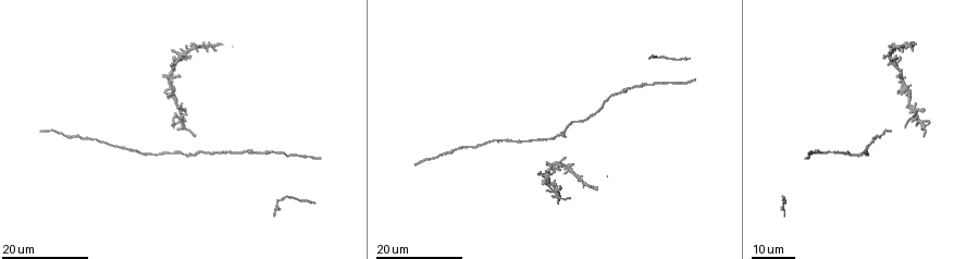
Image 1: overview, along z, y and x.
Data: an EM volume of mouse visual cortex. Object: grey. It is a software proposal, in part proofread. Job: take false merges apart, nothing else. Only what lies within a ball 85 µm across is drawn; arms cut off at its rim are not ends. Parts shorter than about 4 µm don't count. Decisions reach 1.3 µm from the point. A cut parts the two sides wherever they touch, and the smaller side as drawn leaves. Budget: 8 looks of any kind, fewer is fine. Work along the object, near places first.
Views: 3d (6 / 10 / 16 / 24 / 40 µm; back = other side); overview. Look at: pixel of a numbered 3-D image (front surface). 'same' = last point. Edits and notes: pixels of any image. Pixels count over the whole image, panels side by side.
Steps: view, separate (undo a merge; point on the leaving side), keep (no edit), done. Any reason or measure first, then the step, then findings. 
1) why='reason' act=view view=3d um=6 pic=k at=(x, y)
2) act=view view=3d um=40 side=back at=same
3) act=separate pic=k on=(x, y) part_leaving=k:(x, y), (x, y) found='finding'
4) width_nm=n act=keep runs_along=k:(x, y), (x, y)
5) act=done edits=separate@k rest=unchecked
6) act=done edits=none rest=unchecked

why='four or more arms meet' act=view view=3d um=16 pic=1 at=(917, 119)

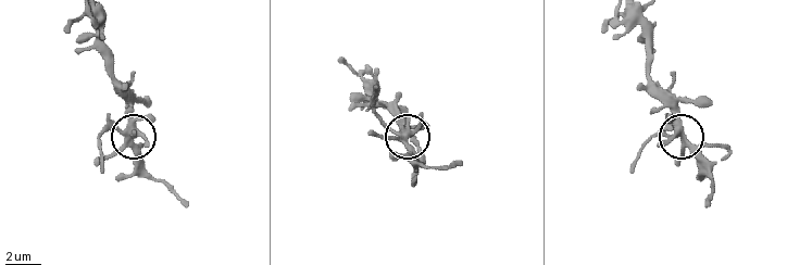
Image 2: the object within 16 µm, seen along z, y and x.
why='zoom in' act=view view=3d um=10 pic=2 at=(406, 140)

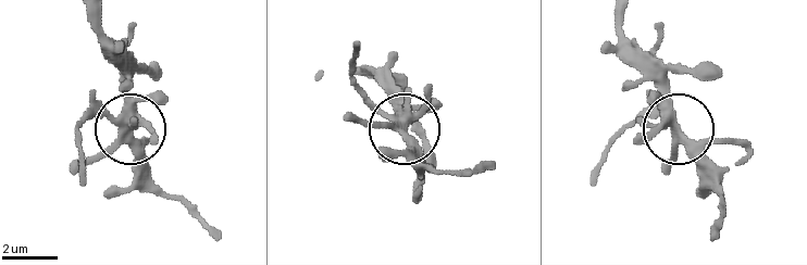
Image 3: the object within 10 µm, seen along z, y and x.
act=keep found='one cell here'

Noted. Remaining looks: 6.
why='thick turns thin' act=view view=3d um=24 pic=1 at=(170, 73)

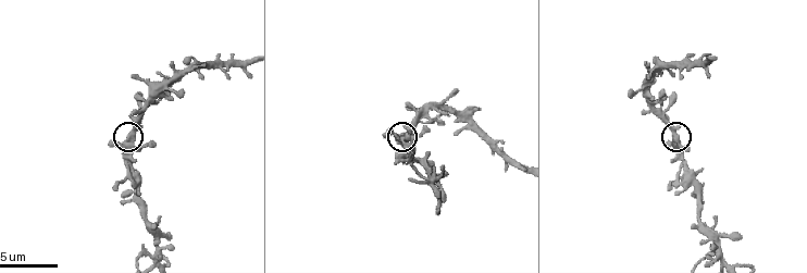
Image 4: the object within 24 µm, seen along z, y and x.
act=view view=3d um=6 pic=4 at=(134, 139)

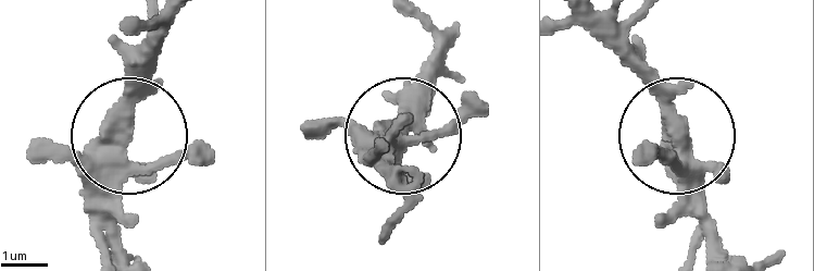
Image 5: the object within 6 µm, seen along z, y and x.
width_nm=410 act=keep found='one cell here'

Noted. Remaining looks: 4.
why='thick turns thin' act=view view=3d um=24 pic=1 at=(256, 154)

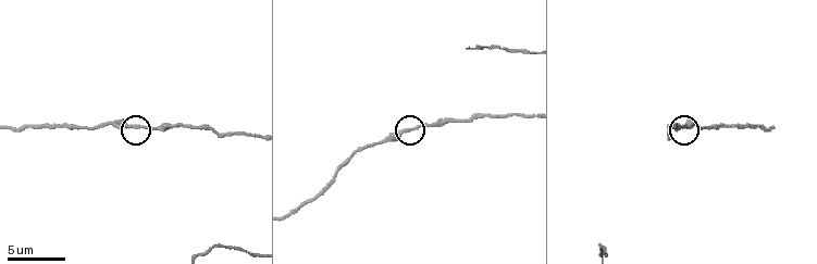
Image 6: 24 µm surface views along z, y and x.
act=view view=3d um=6 pic=6 at=(407, 128)

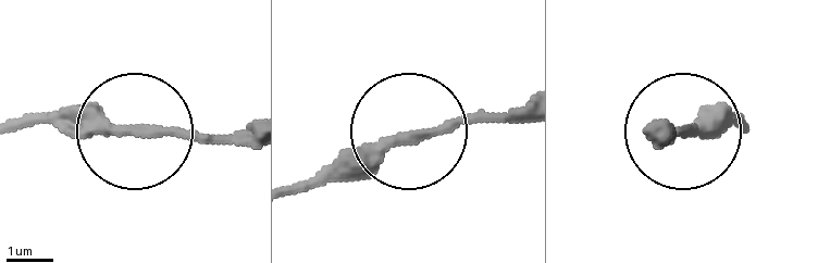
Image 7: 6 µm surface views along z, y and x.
act=keep runs_along=7:(748, 128), (721, 116), (674, 140) found='all the same cell'

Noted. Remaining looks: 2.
why='side arm on a straight run' act=view view=3d um=24 pic=1 at=(559, 132)

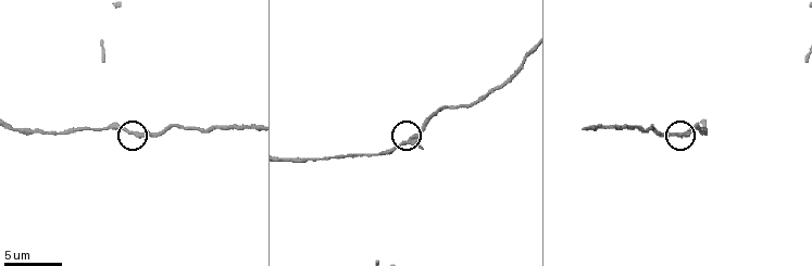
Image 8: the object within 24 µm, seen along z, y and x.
act=view view=3d um=6 pic=8 at=(133, 131)

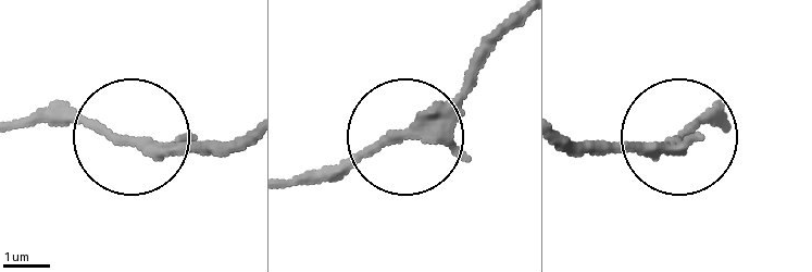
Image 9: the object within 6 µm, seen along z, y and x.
arms=3 act=keep found='all the same cell'

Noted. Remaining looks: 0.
act=done edits=none rest=unchecked

